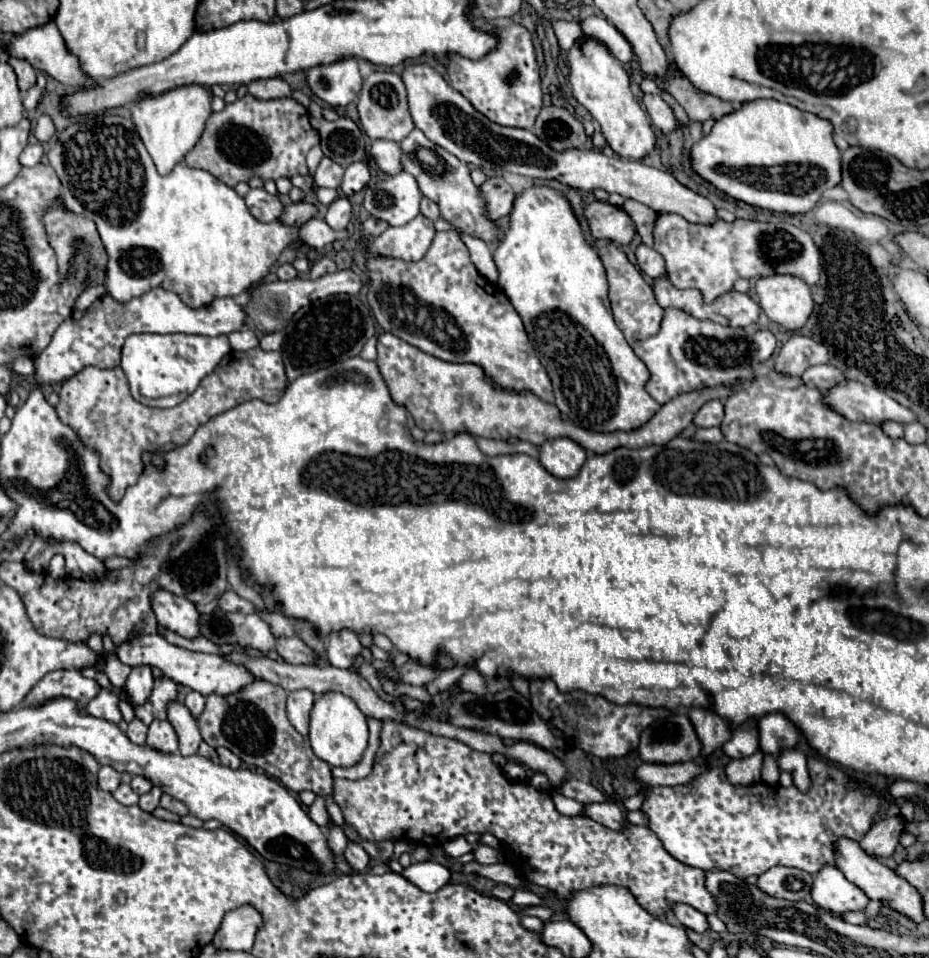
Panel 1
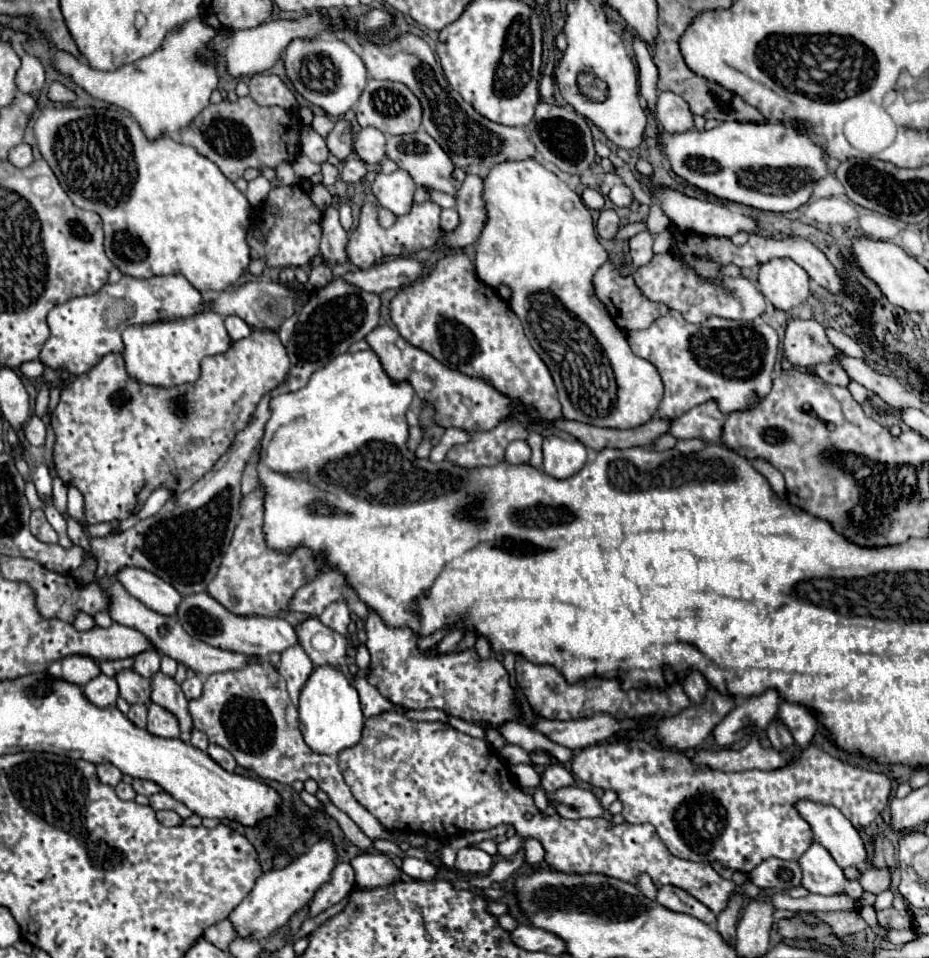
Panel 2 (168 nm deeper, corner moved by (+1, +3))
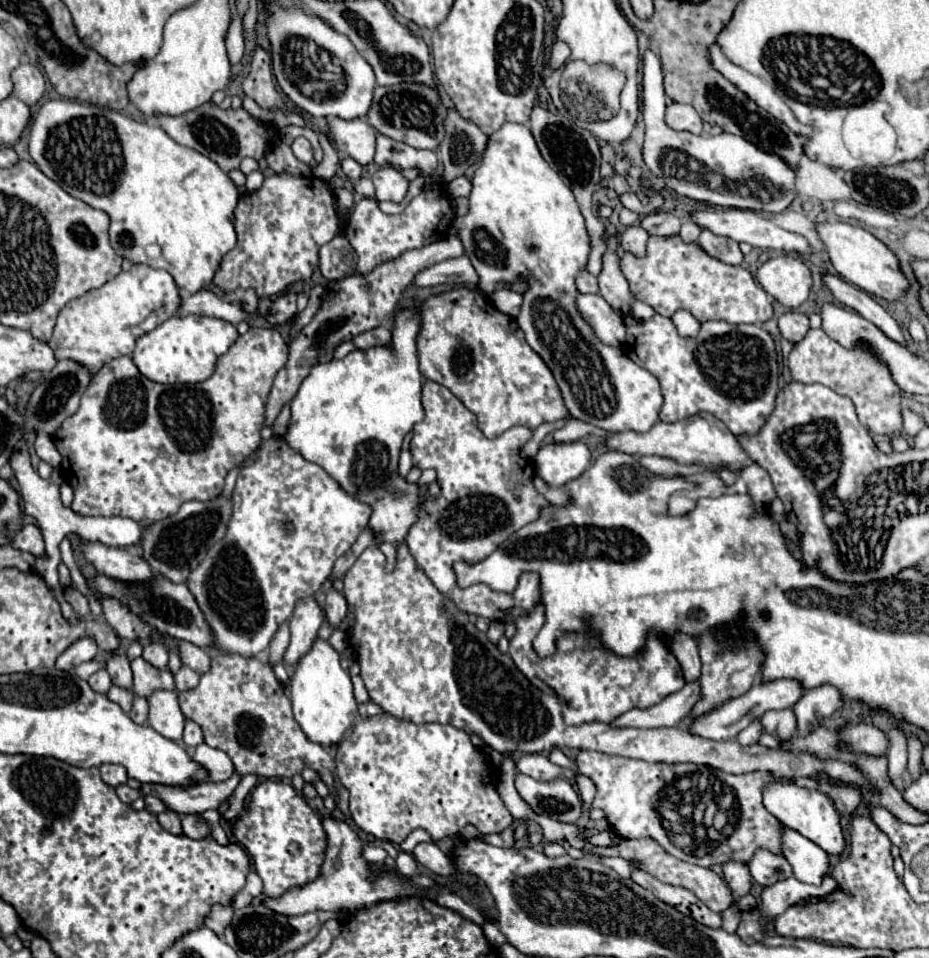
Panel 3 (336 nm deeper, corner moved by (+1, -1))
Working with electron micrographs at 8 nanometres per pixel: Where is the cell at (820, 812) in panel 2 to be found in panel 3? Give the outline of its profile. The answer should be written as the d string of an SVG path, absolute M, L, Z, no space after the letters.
M772 783L772 785L768 785L768 789L764 789L764 807L786 827L790 827L790 829L798 831L800 835L804 835L806 839L814 841L828 855L840 855L846 849L840 815L824 793L820 793L816 789L802 789L796 785L786 785L786 783Z

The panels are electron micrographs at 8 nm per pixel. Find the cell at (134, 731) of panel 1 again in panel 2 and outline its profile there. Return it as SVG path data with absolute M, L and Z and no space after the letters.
M140 703L132 705L128 711L128 719L138 727L146 727L146 715L148 715L148 709L146 705L140 705Z

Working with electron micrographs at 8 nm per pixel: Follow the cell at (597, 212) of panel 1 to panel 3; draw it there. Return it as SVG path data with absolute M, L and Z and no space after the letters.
M606 235L606 253L602 257L602 271L598 275L600 295L608 301L608 305L620 315L628 315L632 309L632 293L628 289L628 281L620 271L620 259L616 255L618 239L616 235Z

